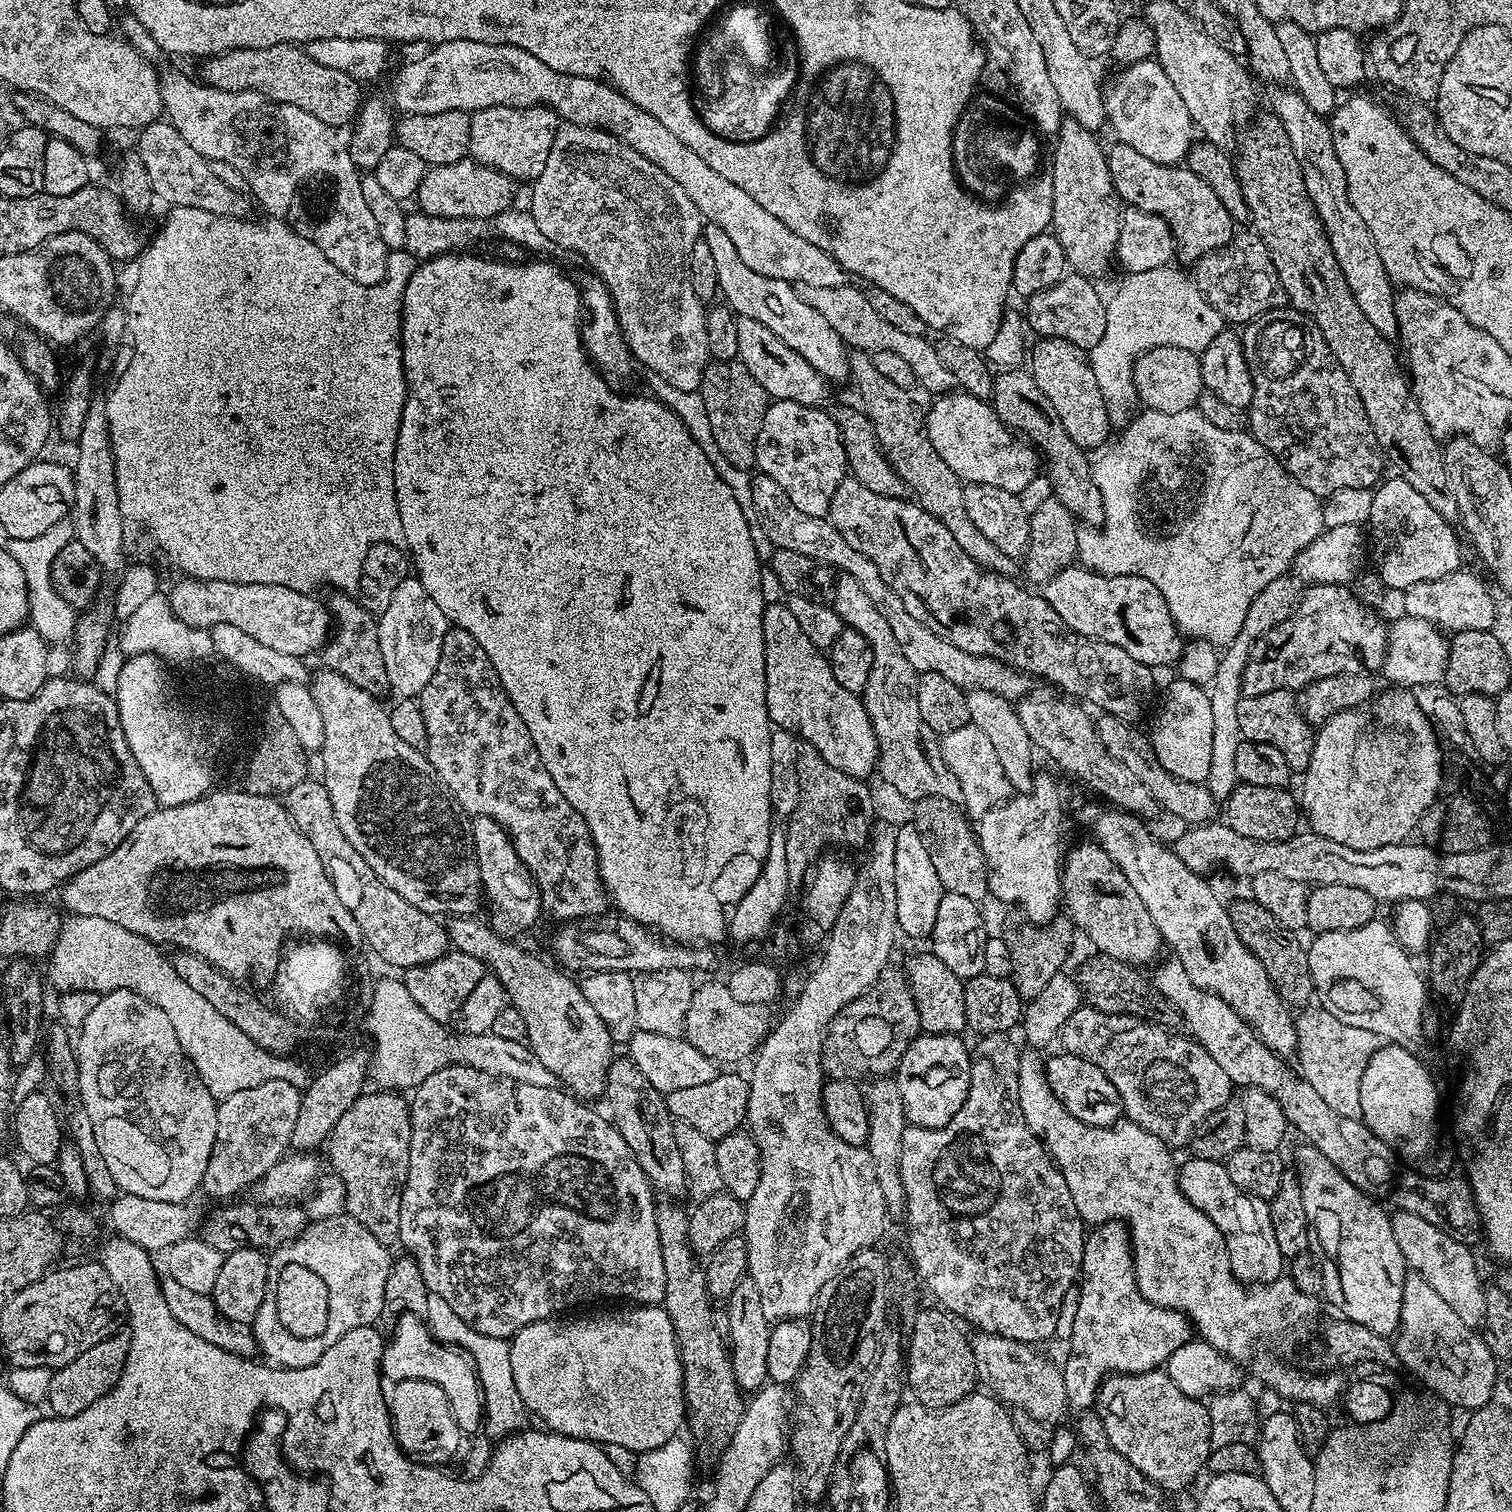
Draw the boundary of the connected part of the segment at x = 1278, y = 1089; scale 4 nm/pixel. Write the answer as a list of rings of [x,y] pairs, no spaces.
[[[1168,958],[1165,964],[1155,965],[1156,973],[1151,973],[1152,985],[1171,1002],[1175,1015],[1184,1019],[1187,1035],[1197,1041],[1222,1066],[1226,1078],[1234,1086],[1245,1088],[1261,1088],[1270,1094],[1282,1106],[1282,1114],[1286,1114],[1289,1125],[1304,1135],[1303,1139],[1312,1144],[1356,1188],[1360,1188],[1368,1196],[1377,1201],[1389,1200],[1393,1209],[1410,1214],[1418,1214],[1418,1218],[1426,1218],[1426,1222],[1439,1224],[1445,1232],[1462,1244],[1476,1246],[1481,1243],[1482,1229],[1476,1199],[1467,1179],[1456,1176],[1440,1176],[1441,1174],[1425,1174],[1415,1167],[1409,1166],[1393,1152],[1392,1147],[1382,1138],[1378,1138],[1359,1118],[1342,1118],[1342,1114],[1334,1114],[1314,1086],[1306,1082],[1304,1077],[1287,1068],[1285,1057],[1277,1056],[1257,1038],[1252,1027],[1245,1022],[1222,998],[1213,992],[1204,992],[1182,970],[1182,962]]]

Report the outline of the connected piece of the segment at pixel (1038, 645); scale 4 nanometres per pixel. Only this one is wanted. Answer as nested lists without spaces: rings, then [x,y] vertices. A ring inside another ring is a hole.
[[[846,478],[838,490],[834,490],[827,519],[831,527],[836,529],[836,535],[850,542],[858,554],[870,558],[870,562],[878,566],[878,574],[886,586],[890,586],[890,590],[902,598],[906,614],[910,614],[910,618],[918,618],[918,622],[934,630],[938,638],[946,638],[946,642],[958,646],[958,650],[966,650],[966,654],[994,658],[1033,678],[1041,676],[1042,679],[1057,684],[1064,691],[1061,693],[1093,709],[1101,708],[1099,711],[1109,716],[1136,722],[1143,714],[1144,707],[1156,688],[1156,680],[1152,677],[1155,676],[1153,669],[1138,662],[1138,658],[1130,658],[1130,654],[1126,654],[1126,650],[1119,646],[1110,646],[1106,642],[1092,640],[1070,630],[1066,622],[1054,614],[1043,595],[1036,593],[1035,596],[1034,593],[1027,592],[1032,590],[1023,583],[1015,584],[1015,579],[997,576],[995,572],[985,572],[974,562],[974,558],[970,558],[970,554],[966,554],[966,550],[962,550],[962,546],[958,546],[958,542],[954,542],[954,534],[950,534],[950,530],[946,530],[938,518],[931,516],[911,499],[874,494],[874,490],[866,490],[862,482]]]

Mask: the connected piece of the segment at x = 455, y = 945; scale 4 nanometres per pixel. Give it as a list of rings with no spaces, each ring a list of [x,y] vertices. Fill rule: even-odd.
[[[476,916],[451,917],[446,924],[449,945],[455,951],[464,952],[467,956],[483,960],[490,969],[491,975],[496,976],[498,982],[502,982],[511,1007],[516,1008],[518,1014],[522,1014],[522,1018],[526,1018],[526,1026],[528,1027],[526,1043],[528,1047],[534,1050],[534,1054],[538,1054],[542,1066],[546,1066],[546,1070],[550,1070],[550,1074],[554,1074],[557,1081],[571,1095],[585,1102],[592,1102],[595,1096],[603,1097],[606,1074],[614,1059],[614,1053],[612,1053],[614,1042],[610,1038],[602,1018],[598,1018],[594,1006],[590,1006],[590,1002],[586,1002],[579,983],[567,971],[557,967],[555,963],[549,962],[547,964],[542,957],[535,956],[534,953],[527,952],[524,948],[519,948],[516,945],[519,943],[499,936],[487,923],[479,924],[478,921]]]

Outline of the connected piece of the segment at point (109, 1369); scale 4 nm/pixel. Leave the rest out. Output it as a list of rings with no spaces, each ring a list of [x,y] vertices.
[[[120,1326],[112,1335],[98,1342],[98,1346],[90,1346],[86,1354],[78,1354],[74,1362],[55,1369],[48,1377],[46,1408],[48,1404],[49,1410],[52,1411],[49,1413],[53,1417],[82,1414],[86,1406],[98,1402],[98,1398],[102,1398],[109,1390],[115,1388],[126,1366],[126,1358],[130,1354],[131,1345],[131,1331],[127,1327]]]

